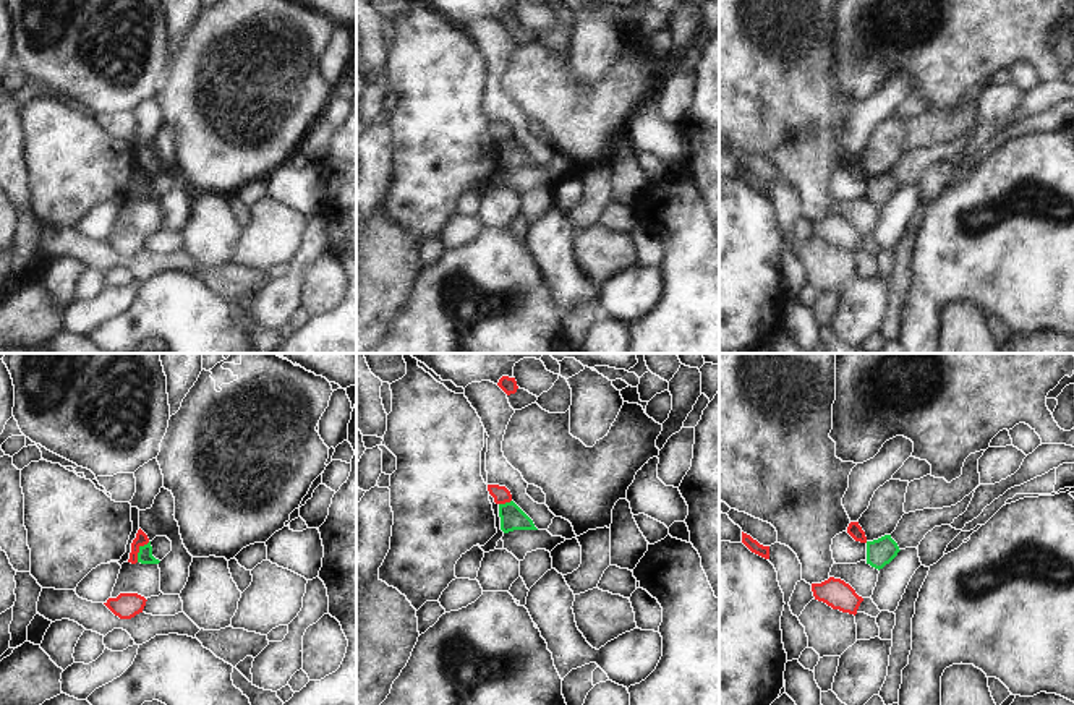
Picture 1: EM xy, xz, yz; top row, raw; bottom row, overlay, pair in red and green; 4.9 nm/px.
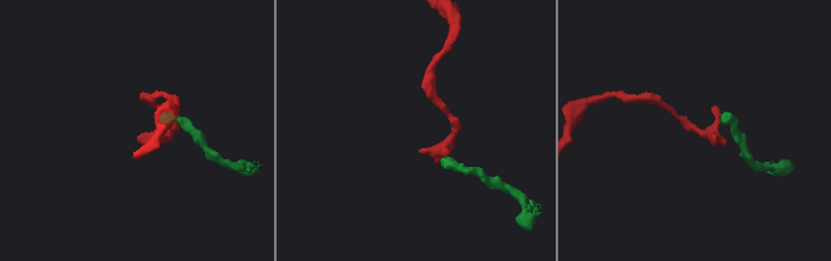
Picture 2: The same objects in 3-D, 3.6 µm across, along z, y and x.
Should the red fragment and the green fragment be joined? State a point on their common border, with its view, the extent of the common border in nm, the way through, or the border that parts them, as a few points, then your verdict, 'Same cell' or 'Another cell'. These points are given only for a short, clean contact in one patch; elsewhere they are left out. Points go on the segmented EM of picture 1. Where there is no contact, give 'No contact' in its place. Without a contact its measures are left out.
Touches red at xy (138, 550). Shared border 120 nm. Boundary: xy (149, 542), (140, 548), (136, 561). Another cell

